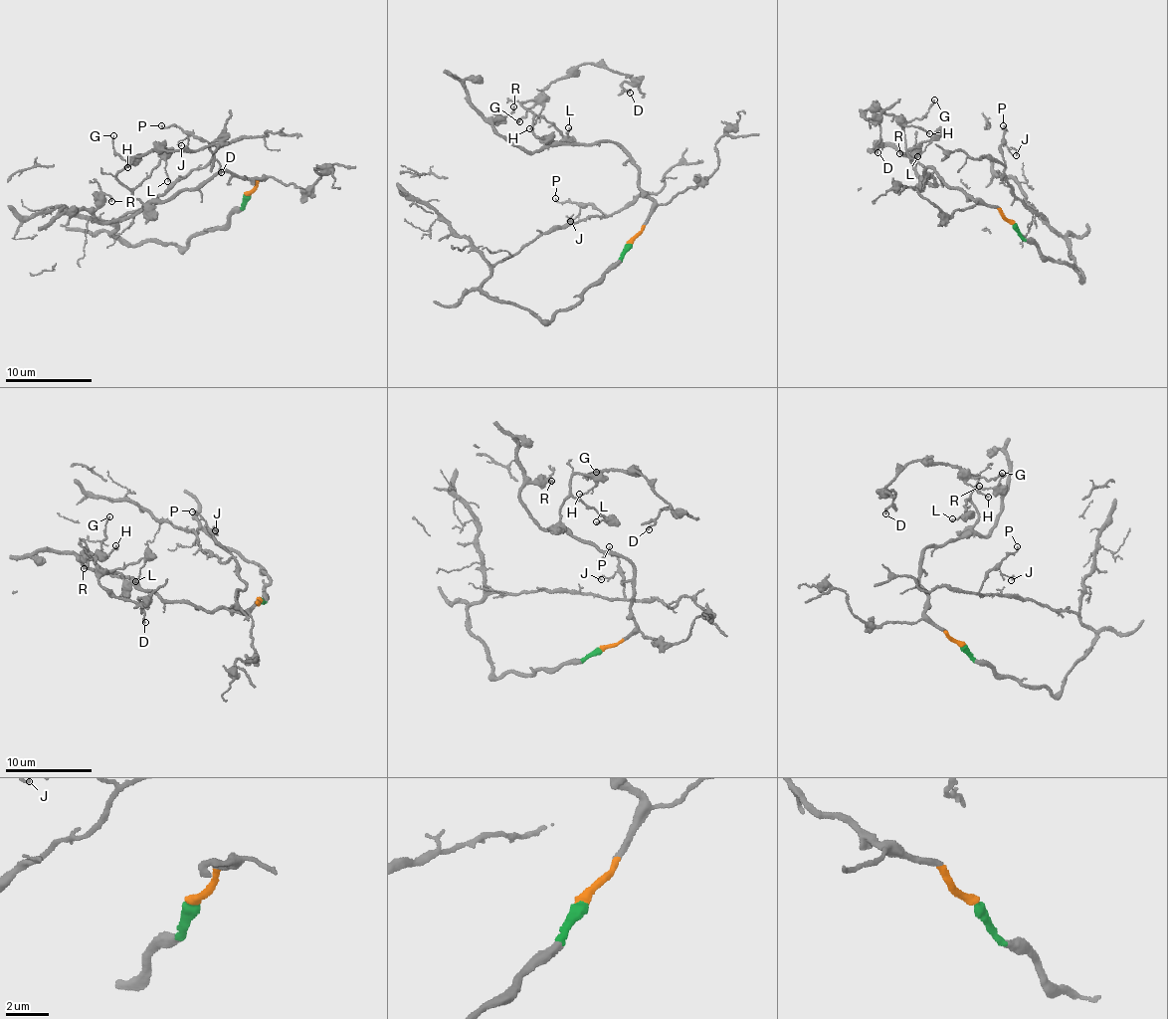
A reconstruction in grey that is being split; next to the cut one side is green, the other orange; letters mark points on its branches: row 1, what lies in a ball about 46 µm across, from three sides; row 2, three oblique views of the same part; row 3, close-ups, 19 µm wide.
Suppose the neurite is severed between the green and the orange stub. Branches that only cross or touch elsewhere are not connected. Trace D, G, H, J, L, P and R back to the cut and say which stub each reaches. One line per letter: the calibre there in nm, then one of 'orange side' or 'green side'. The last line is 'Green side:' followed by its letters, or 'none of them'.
D: 160 nm thick; orange side
G: 150 nm thick; orange side
H: 120 nm thick; orange side
J: 110 nm thick; green side
L: 140 nm thick; orange side
P: 110 nm thick; green side
R: 150 nm thick; orange side
Green side: J, P

